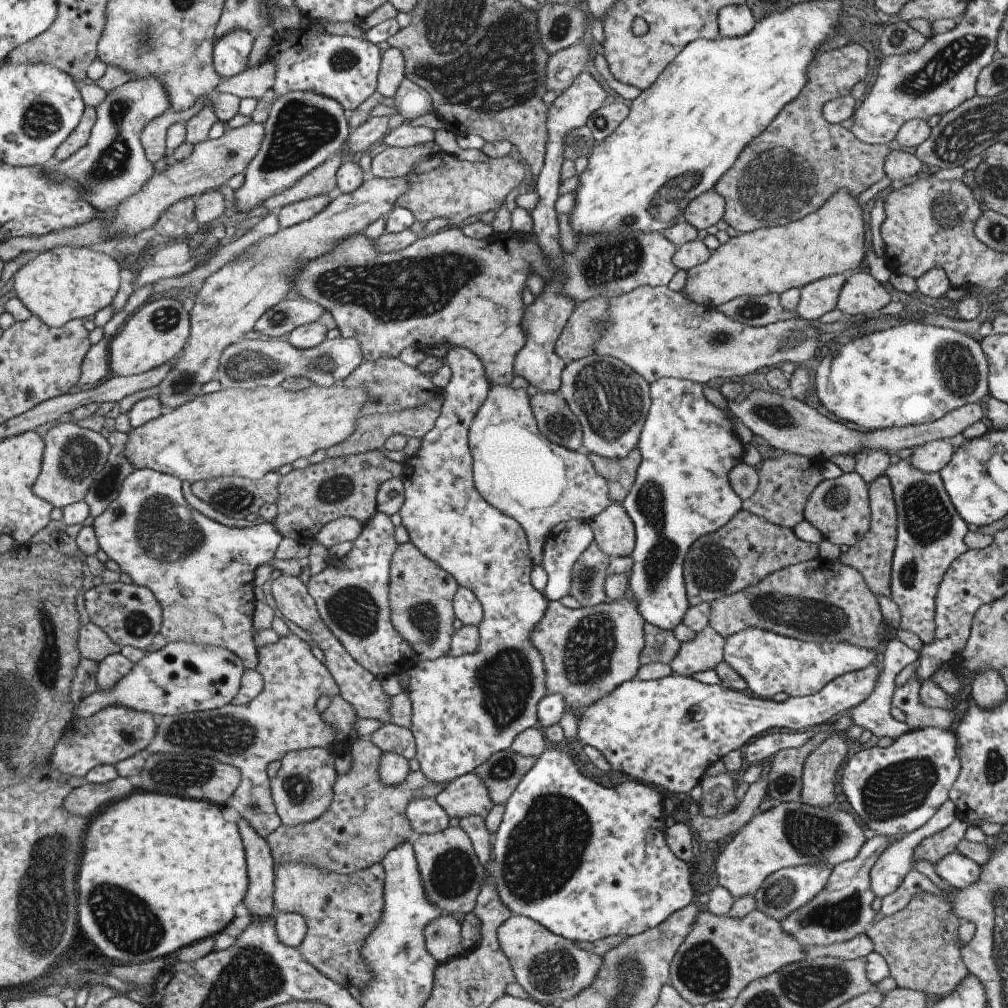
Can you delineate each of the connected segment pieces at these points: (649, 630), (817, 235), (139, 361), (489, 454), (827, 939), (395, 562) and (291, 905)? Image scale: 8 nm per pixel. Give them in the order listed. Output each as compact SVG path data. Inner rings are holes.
M643 625L644 645L638 656L641 665L663 663L668 665L677 654L679 642L671 631L663 631L656 626Z
M840 188L821 208L801 220L729 237L727 242L711 251L705 262L686 272L682 292L697 304L715 308L738 296L780 295L821 277L855 270L866 254L862 207L846 188Z
M157 298L142 303L117 328L108 342L109 372L117 377L135 376L173 360L186 345L188 328L188 312L183 310L179 301Z
M491 385L487 391L486 397L483 399L481 406L478 408L476 415L473 417L472 423L468 428L468 447L472 456L472 481L475 490L479 493L479 496L490 504L493 508L496 508L501 514L507 515L517 521L517 524L524 530L526 541L529 550L537 554L541 550L541 546L544 543L545 537L548 532L563 521L570 521L571 519L577 519L589 522L594 516L597 516L606 506L609 506L612 501L607 496L606 480L596 471L593 470L592 462L585 456L582 450L570 451L565 447L556 445L550 440L547 440L537 428L536 420L530 411L530 397L525 394L525 389L512 390L509 386Z
M871 837L865 841L857 854L831 868L825 886L811 900L796 908L778 923L782 931L794 937L803 946L829 946L843 943L860 935L875 922L878 914L871 908L875 895L870 887L869 871L878 854L887 846L888 837Z
M409 541L396 545L390 558L388 578L389 618L396 633L419 660L444 657L450 650L454 612L452 598L458 584L434 562L426 559Z
M284 863L283 865L274 866L274 879L273 879L274 889L272 890L272 903L276 912L282 913L297 913L304 918L304 923L306 924L306 931L304 934L304 939L301 940L299 946L296 949L300 952L300 955L311 965L315 970L318 970L325 978L332 980L334 983L341 985L343 988L348 986L355 986L355 988L363 987L372 979L372 974L370 973L370 968L366 965L366 962L362 959L360 955L361 945L364 943L366 937L369 933L380 923L382 908L383 908L383 885L384 885L384 870L380 863L371 865L370 867L361 869L356 873L351 873L350 875L338 875L325 869L320 871L315 867L306 867L301 863Z

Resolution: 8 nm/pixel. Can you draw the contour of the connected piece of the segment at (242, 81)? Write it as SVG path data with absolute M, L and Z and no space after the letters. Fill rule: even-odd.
M267 58L248 70L241 71L232 77L223 77L215 86L215 94L230 93L243 97L261 98L274 81L276 66Z

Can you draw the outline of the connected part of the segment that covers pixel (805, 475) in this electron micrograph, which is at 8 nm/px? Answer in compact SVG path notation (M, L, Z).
M783 454L760 461L755 465L758 472L758 485L755 492L747 499L742 501L741 510L757 515L772 525L781 525L790 529L801 519L808 496L812 488L823 478L820 470L825 461L819 458L808 459L799 455Z

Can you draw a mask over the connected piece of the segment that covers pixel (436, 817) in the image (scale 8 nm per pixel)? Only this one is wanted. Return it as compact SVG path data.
M418 797L409 802L405 811L414 835L430 835L447 827L448 816L434 801L434 797Z

